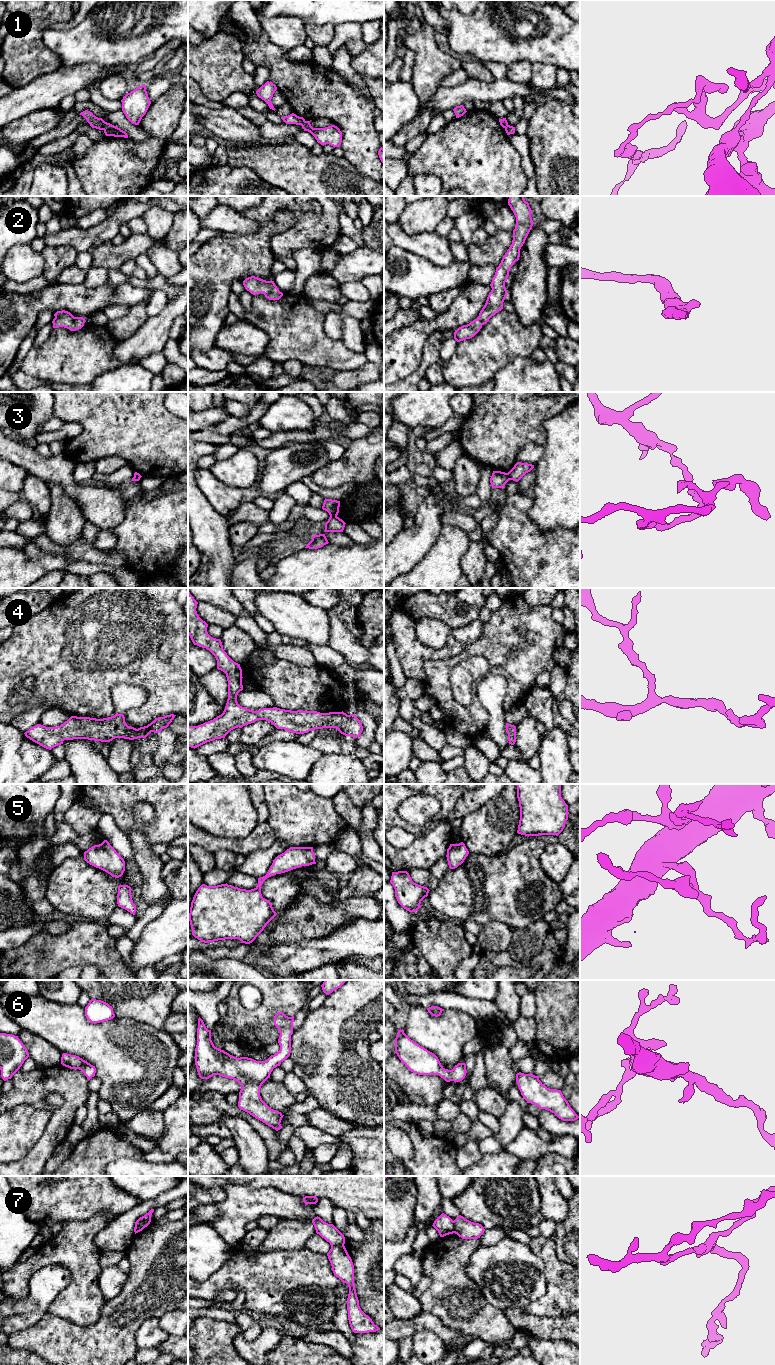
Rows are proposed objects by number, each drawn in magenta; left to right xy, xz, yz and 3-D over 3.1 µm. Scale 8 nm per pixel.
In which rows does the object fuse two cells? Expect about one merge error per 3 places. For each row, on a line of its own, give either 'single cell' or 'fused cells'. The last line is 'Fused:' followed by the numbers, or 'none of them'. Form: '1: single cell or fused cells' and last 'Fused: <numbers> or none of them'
1: fused cells
2: single cell
3: fused cells
4: single cell
5: single cell
6: single cell
7: fused cells
Fused: 1, 3, 7

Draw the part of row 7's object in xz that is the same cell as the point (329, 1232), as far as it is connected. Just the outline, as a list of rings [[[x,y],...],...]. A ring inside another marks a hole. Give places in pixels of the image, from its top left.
[[[320,1217],[312,1220],[316,1233],[324,1238],[331,1246],[344,1245],[344,1235],[333,1225],[324,1222]]]

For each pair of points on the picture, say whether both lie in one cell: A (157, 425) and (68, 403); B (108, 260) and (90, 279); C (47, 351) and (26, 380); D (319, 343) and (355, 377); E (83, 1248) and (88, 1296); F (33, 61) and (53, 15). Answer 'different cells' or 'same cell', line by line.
A: same cell
B: different cells
C: different cells
D: different cells
E: same cell
F: same cell

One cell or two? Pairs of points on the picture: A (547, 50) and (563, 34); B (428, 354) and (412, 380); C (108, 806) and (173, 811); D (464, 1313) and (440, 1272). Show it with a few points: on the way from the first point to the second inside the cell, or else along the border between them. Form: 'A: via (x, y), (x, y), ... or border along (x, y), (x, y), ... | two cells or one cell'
A: via (551, 46), (559, 38) | one cell
B: via (427, 360), (418, 374) | one cell
C: via (124, 795), (157, 795) | one cell
D: via (458, 1303), (452, 1296), (450, 1282) | one cell

